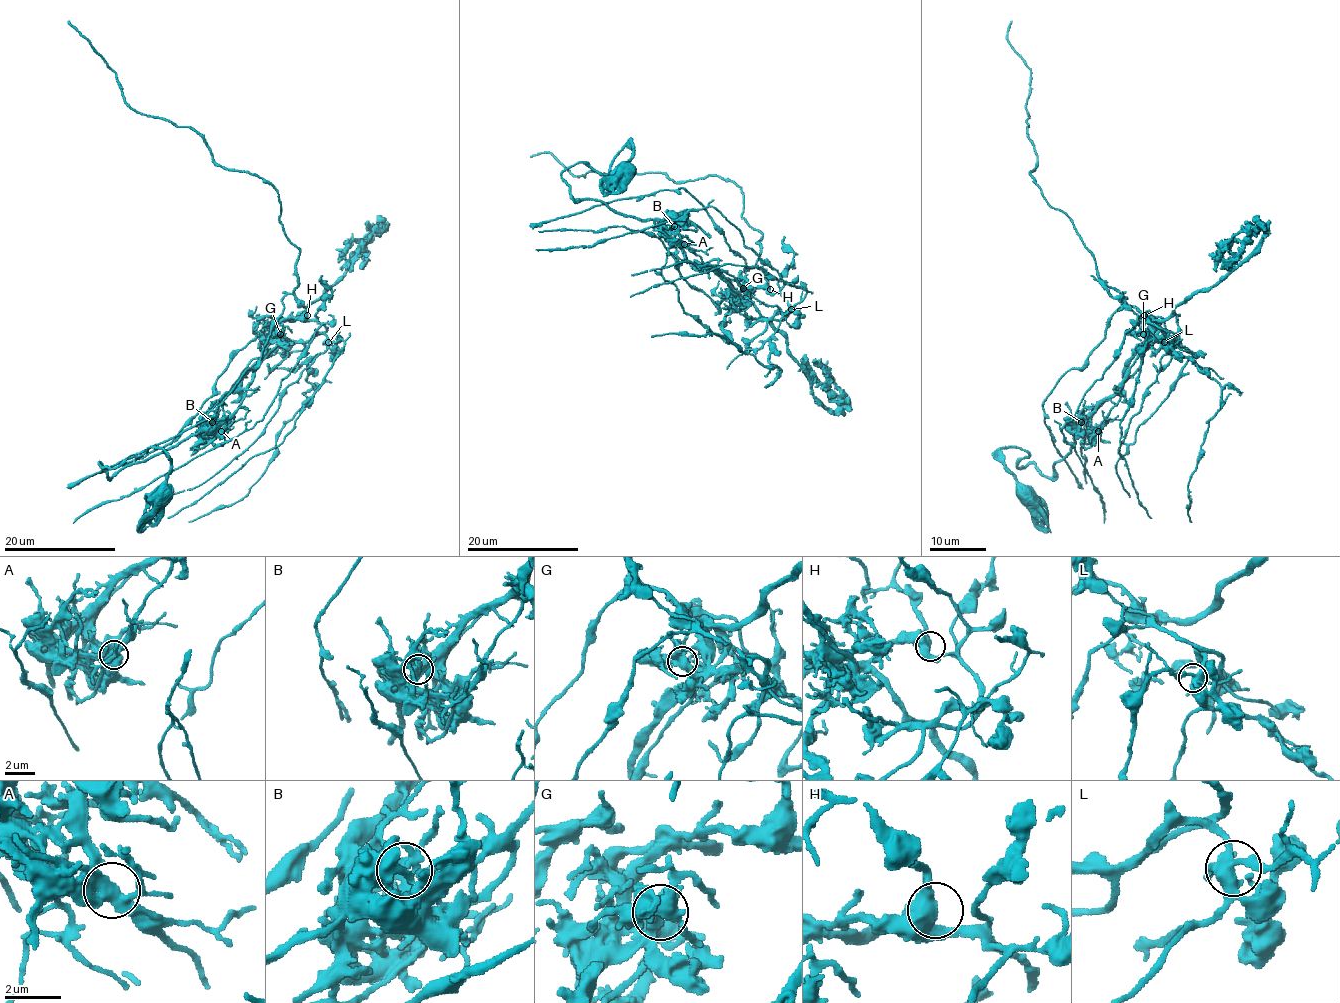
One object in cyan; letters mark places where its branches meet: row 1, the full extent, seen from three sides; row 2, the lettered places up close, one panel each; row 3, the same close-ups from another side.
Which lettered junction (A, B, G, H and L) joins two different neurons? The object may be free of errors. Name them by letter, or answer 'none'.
A

